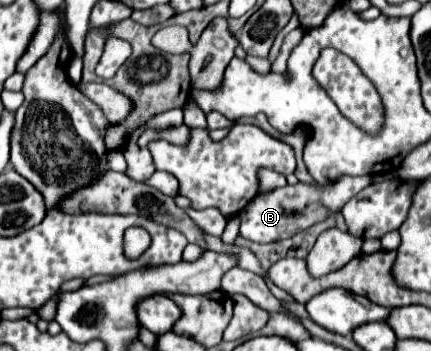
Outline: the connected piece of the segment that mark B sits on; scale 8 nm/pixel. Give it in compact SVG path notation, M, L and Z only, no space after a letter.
M344 176L330 186L316 188L316 186L298 182L296 186L286 184L284 188L274 188L272 192L262 192L262 194L254 196L254 200L250 200L248 206L242 208L242 216L240 216L242 236L246 240L260 242L260 244L290 238L294 234L310 228L312 224L324 220L328 216L328 212L340 210L352 196L356 196L368 184L370 184L370 176L360 176L360 178Z

